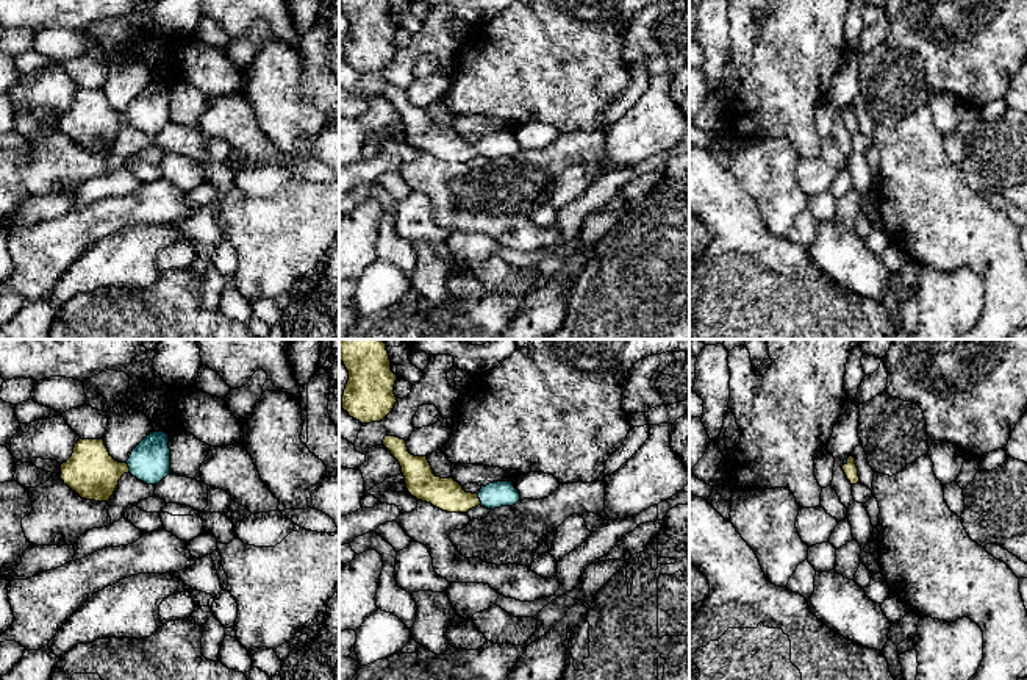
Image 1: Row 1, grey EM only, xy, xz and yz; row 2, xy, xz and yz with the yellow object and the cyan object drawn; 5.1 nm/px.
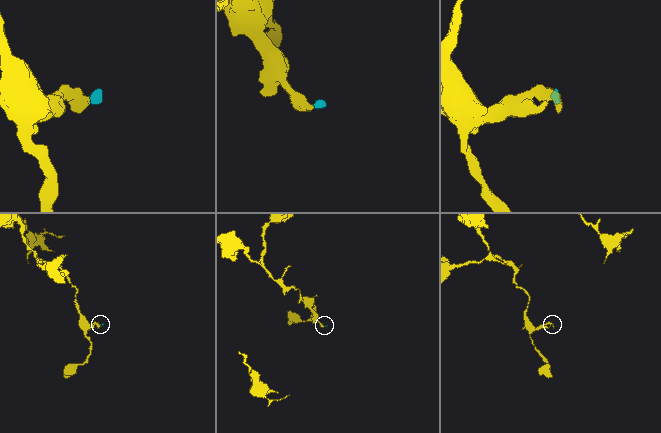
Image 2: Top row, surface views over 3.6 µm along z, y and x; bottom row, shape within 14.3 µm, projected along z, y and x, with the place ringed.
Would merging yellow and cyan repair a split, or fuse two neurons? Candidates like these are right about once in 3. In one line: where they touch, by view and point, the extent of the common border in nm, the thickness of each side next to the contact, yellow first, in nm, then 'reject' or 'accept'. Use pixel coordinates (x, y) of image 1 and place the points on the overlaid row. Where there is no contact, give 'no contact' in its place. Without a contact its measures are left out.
contact xz (479, 499); length 60 nm; calibres 160 and 130 nm; accept

